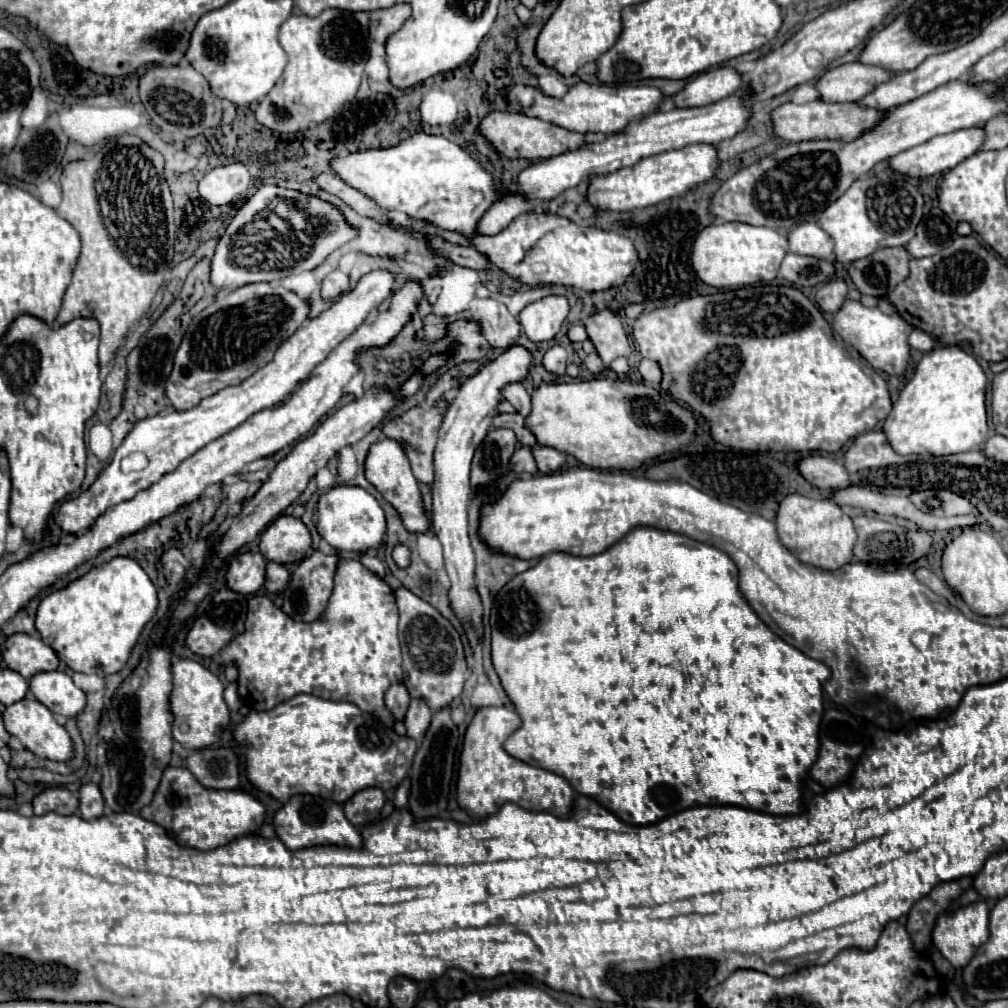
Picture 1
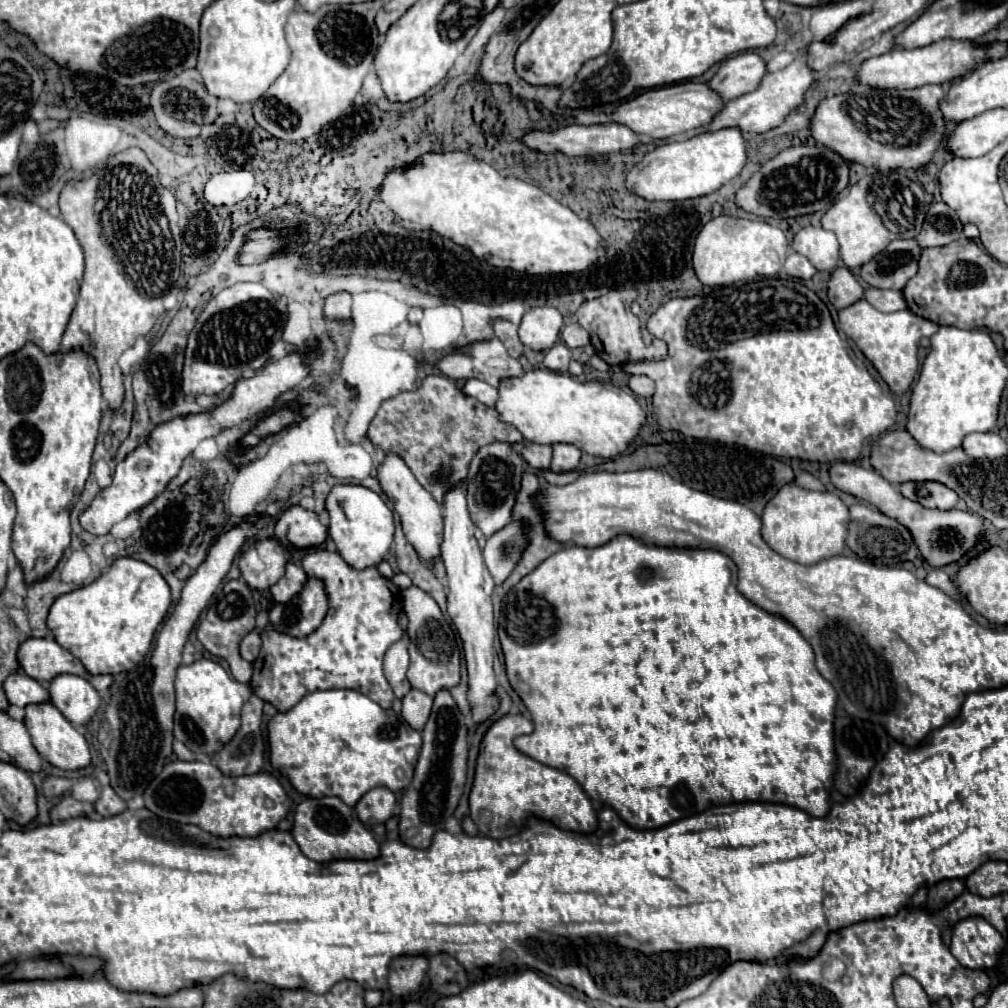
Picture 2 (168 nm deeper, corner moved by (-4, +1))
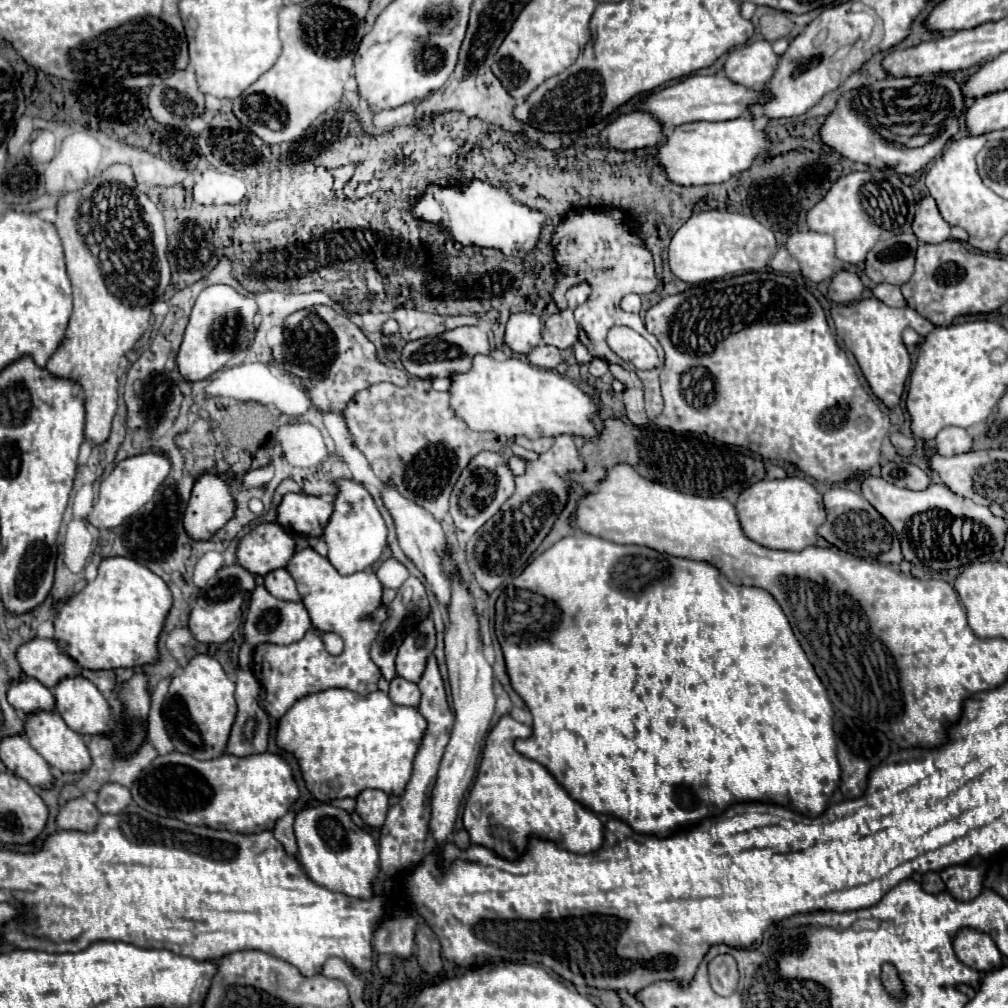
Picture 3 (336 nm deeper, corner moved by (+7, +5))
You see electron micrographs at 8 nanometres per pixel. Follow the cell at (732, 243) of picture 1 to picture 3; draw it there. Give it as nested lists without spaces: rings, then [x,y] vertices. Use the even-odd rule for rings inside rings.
[[[708,210],[708,212],[700,212],[694,214],[674,236],[668,248],[668,264],[670,270],[676,278],[684,280],[684,282],[696,285],[702,282],[710,282],[724,278],[726,275],[742,275],[748,272],[758,272],[764,270],[772,256],[776,254],[776,240],[770,228],[764,228],[758,220],[754,220],[752,216],[746,214],[736,214],[736,212],[720,212],[720,210]]]

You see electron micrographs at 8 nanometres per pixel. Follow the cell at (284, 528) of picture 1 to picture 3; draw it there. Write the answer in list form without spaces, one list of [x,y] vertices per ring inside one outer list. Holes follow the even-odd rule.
[[[286,494],[280,508],[278,508],[278,524],[286,530],[308,534],[308,536],[322,536],[328,520],[332,516],[332,502],[312,496],[312,494]]]

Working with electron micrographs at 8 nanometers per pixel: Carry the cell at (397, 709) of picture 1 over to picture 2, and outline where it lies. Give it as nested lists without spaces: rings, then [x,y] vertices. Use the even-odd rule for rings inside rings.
[[[405,636],[403,640],[399,640],[399,644],[393,644],[385,656],[385,676],[393,688],[393,694],[399,700],[411,690],[411,684],[407,680],[407,670],[409,670],[409,654],[407,654],[407,636]]]

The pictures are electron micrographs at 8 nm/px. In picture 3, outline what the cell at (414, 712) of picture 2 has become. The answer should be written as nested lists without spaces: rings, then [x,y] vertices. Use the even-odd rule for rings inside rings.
[[[400,676],[390,680],[390,690],[388,696],[394,704],[404,704],[404,706],[418,706],[420,702],[420,690],[414,682],[408,682]]]

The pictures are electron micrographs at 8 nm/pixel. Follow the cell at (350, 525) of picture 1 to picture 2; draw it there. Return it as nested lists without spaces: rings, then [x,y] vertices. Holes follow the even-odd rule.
[[[339,484],[327,496],[325,508],[329,512],[329,536],[333,538],[337,552],[353,566],[367,568],[377,566],[389,552],[393,542],[393,512],[373,490],[359,484]]]

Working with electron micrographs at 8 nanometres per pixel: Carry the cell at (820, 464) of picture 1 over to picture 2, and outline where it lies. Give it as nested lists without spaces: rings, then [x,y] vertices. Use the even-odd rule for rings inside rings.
[[[835,462],[829,468],[829,480],[835,488],[849,492],[861,500],[867,500],[875,504],[879,510],[889,514],[891,518],[899,520],[903,526],[907,526],[913,534],[915,544],[919,546],[921,554],[931,566],[945,566],[949,562],[957,562],[981,536],[983,530],[983,518],[973,512],[963,510],[951,510],[951,512],[931,512],[923,508],[921,504],[915,504],[901,496],[895,486],[891,486],[887,480],[883,480],[875,470],[865,470],[853,462]]]

